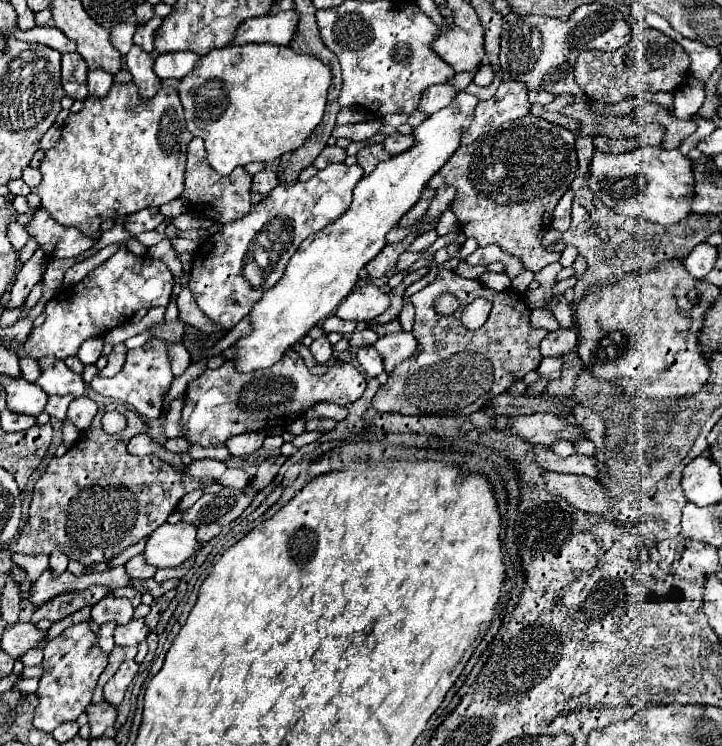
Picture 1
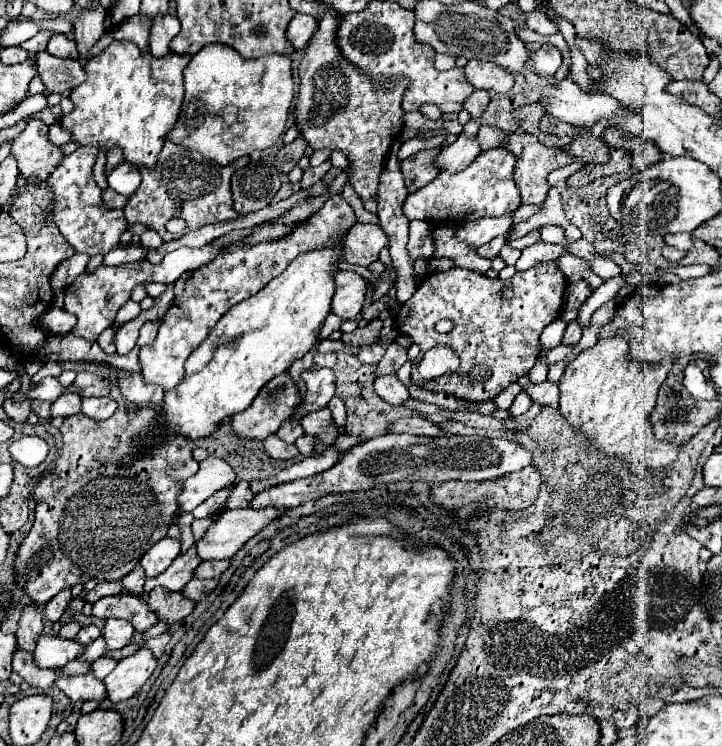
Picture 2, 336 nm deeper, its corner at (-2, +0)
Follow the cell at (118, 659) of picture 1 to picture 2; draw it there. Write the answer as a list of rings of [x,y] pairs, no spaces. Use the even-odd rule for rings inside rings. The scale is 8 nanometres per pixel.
[[[161,634],[161,636],[157,636],[157,638],[149,638],[149,640],[145,642],[145,648],[149,648],[155,658],[159,658],[159,656],[163,654],[167,642],[169,642],[169,634]]]

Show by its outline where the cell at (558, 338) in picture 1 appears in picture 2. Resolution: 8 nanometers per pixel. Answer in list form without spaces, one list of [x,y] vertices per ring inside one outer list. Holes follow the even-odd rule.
[[[521,376],[517,382],[531,396],[533,402],[539,402],[543,406],[559,406],[559,384],[557,382],[545,380],[541,384],[533,384],[529,376]]]

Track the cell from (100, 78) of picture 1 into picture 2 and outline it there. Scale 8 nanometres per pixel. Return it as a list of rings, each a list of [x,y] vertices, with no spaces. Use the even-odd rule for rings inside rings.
[[[105,8],[79,10],[75,20],[75,42],[83,62],[89,62],[89,50],[105,34]]]

